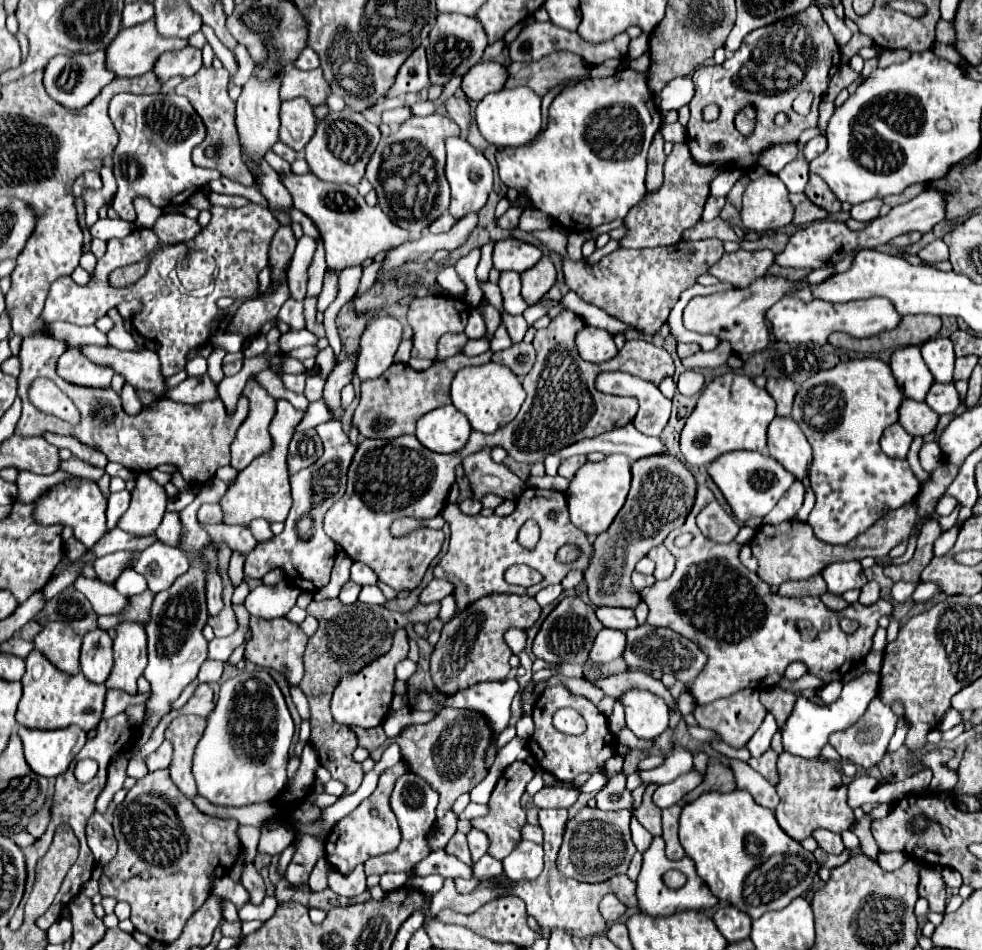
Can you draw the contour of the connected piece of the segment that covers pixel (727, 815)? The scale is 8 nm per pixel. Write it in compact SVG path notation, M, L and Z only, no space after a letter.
M734 790L728 794L708 792L696 798L694 802L686 804L680 816L680 842L686 854L694 860L698 876L708 884L712 894L718 900L726 900L728 904L746 912L748 916L752 916L752 920L760 918L766 910L752 910L744 902L744 896L742 896L744 880L754 868L760 868L770 856L788 852L788 854L798 854L808 860L808 874L794 888L788 888L790 898L782 902L782 908L788 906L794 898L802 896L810 888L814 876L820 870L820 864L816 862L814 854L804 850L800 842L792 840L776 822L774 812L770 808L756 804L754 798L744 790Z

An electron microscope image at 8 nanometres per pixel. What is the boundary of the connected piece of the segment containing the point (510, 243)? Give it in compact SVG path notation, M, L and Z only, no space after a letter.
M514 238L508 240L500 240L494 244L494 268L498 272L526 272L532 266L538 264L538 260L542 258L542 250L526 244L526 242L518 242Z

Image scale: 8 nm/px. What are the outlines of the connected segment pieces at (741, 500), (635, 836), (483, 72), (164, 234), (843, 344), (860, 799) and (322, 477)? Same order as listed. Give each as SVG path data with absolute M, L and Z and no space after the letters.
M732 452L720 456L718 462L712 462L712 466L708 466L708 474L722 490L738 522L766 516L784 496L784 492L794 484L792 474L788 474L774 458L752 452Z
M632 818L632 840L634 840L634 844L636 844L636 848L638 848L638 852L640 854L644 854L644 850L646 850L646 846L650 846L652 844L652 836Z
M478 62L462 78L462 90L468 100L480 102L486 94L498 92L508 80L506 66L498 62Z
M162 214L154 224L154 234L158 236L160 246L174 246L178 242L188 242L196 238L202 232L202 226L198 220L192 220L188 216L170 216Z
M904 316L898 330L892 330L888 334L878 334L876 338L852 338L848 334L836 332L828 342L836 348L852 350L852 352L864 352L864 354L876 354L884 350L896 350L902 346L922 346L930 338L934 338L942 328L942 320L936 316Z
M918 770L916 774L908 776L902 782L876 782L872 776L856 776L850 784L848 784L848 804L852 808L858 808L866 802L896 802L900 798L904 798L906 794L928 786L932 778L932 770Z
M338 418L316 426L316 432L324 442L324 456L322 460L314 462L310 468L290 476L294 504L284 522L284 532L274 536L270 542L256 544L256 548L246 556L244 574L248 578L260 580L266 572L280 568L286 574L288 582L294 582L302 590L320 590L330 582L336 548L332 538L328 538L326 532L322 530L322 520L326 510L336 500L340 500L346 490L346 470L352 462L352 454L356 452L356 448L350 444L348 436L344 434Z

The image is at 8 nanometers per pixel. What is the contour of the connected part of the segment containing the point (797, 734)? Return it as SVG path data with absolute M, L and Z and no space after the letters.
M864 672L858 678L850 680L844 684L842 694L838 696L836 702L832 704L816 704L804 696L798 696L794 710L790 714L790 718L784 724L782 730L782 746L786 752L794 754L794 756L802 756L802 758L818 758L820 750L828 744L828 738L832 732L840 732L846 730L848 726L856 724L856 720L866 712L868 704L872 702L872 698L876 696L876 686L878 686L878 674L876 672Z

